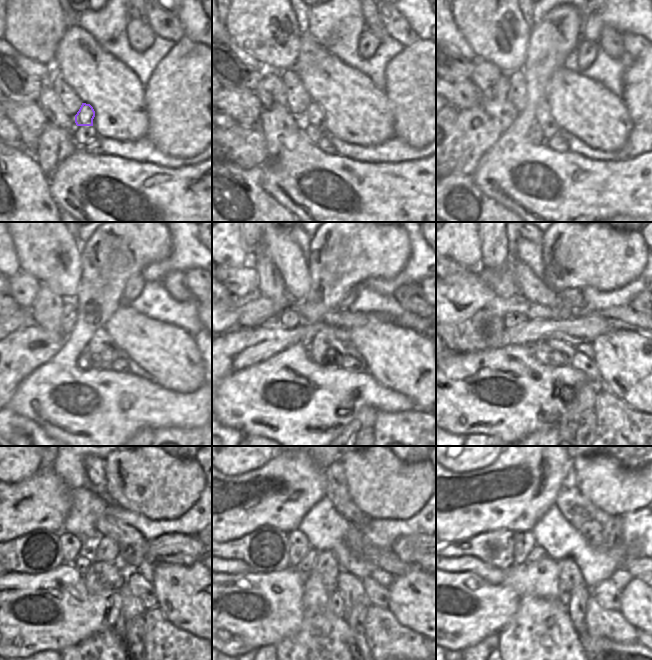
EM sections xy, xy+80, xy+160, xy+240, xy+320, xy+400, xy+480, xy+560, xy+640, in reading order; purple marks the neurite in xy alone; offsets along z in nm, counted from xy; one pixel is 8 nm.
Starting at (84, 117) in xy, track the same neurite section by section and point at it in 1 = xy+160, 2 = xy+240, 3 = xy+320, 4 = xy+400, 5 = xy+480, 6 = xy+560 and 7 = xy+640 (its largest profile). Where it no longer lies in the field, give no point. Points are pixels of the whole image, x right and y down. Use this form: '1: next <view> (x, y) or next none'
1: next xy+160 (543, 117)
2: next xy+240 (103, 351)
3: next xy+320 (325, 351)
4: next xy+400 (551, 352)
5: next xy+480 (100, 578)
6: next xy+560 (323, 649)
7: next xy+640 (539, 645)

